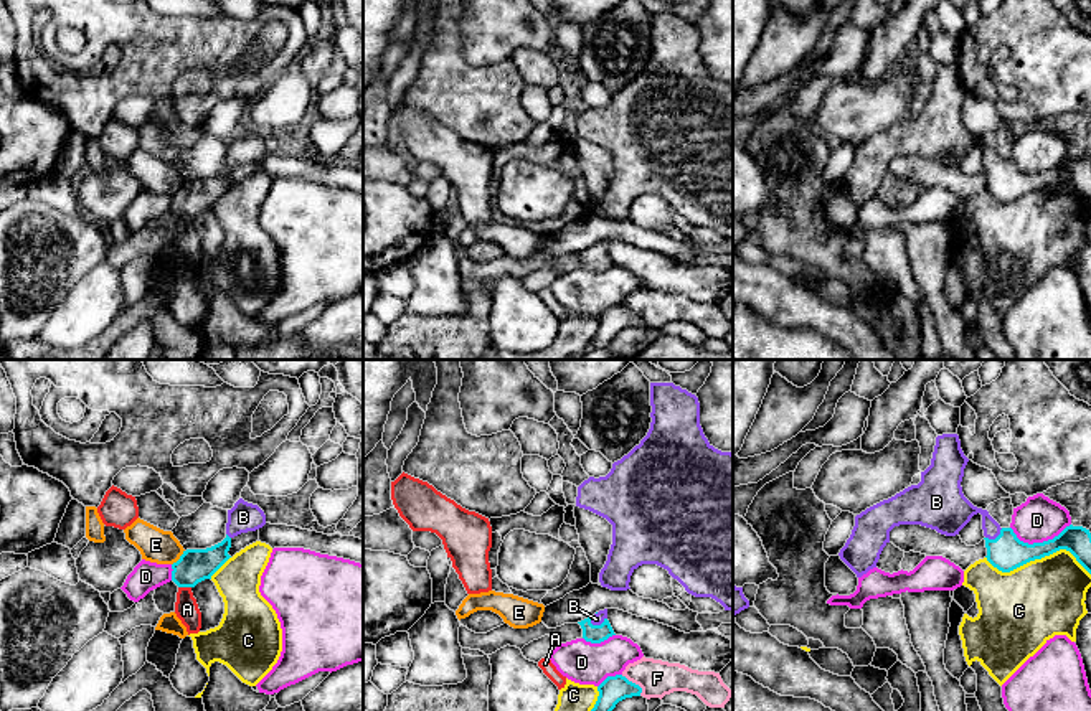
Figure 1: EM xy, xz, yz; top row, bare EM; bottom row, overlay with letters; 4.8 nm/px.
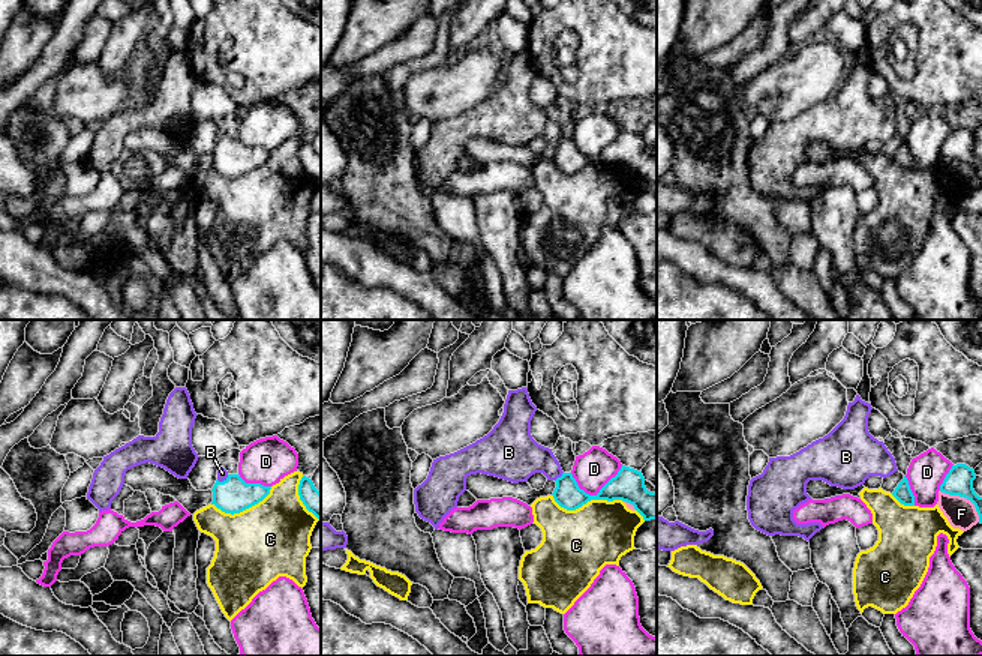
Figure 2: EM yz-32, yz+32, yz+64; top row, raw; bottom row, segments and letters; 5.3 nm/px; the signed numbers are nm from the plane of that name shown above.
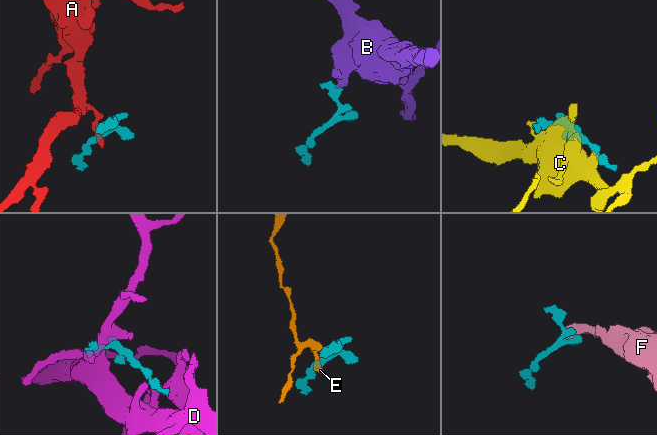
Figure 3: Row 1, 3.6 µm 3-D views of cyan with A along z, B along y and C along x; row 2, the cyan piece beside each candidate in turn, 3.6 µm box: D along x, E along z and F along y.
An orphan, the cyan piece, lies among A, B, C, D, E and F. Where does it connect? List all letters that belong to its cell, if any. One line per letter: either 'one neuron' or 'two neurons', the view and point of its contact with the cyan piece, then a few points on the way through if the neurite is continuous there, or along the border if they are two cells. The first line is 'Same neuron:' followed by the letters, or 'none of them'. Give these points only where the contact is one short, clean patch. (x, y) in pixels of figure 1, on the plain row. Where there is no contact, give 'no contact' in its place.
Same neuron: B
A: two neurons; contact xy (185, 216); border xy (179, 216), (190, 218)
B: one neuron; contact xz (598, 256); way xz (595, 264), (598, 256), (596, 249)
C: two neurons; contact yz (1039, 188)
D: two neurons; contact yz (1039, 174)
E: two neurons; contact xy (180, 188); border xy (184, 180), (172, 195)
F: two neurons; contact xz (634, 314); border xz (621, 306), (634, 312), (641, 319), (641, 325)

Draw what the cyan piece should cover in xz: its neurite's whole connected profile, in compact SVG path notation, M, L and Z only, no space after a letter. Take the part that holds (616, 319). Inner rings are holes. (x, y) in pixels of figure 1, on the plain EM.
M622 305L607 307L599 317L597 317L599 327L588 346L593 350L607 346L619 332L632 327L640 327L642 318L632 312L629 312Z

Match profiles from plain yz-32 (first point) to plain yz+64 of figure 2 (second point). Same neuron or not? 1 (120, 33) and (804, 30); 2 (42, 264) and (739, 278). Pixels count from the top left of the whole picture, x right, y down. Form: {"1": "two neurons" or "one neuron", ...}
{"1": "one neuron", "2": "one neuron"}

